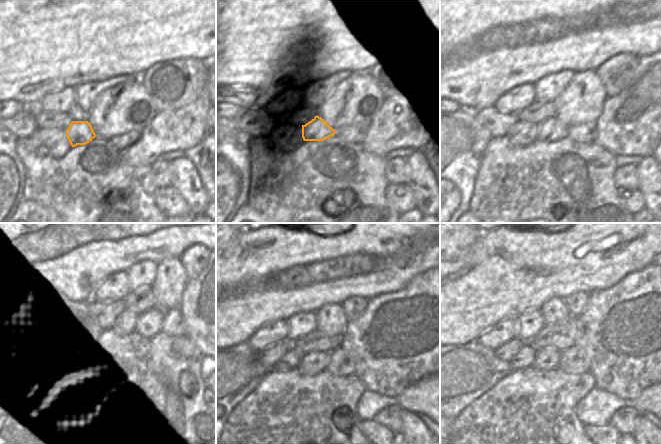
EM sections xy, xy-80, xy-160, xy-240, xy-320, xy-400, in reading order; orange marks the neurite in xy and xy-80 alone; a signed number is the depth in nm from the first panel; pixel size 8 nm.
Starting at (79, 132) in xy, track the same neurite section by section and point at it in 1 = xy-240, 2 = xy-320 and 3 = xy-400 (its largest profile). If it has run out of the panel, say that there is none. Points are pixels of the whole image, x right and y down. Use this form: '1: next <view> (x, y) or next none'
1: next xy-240 (113, 352)
2: next xy-320 (341, 363)
3: next xy-400 (572, 360)

